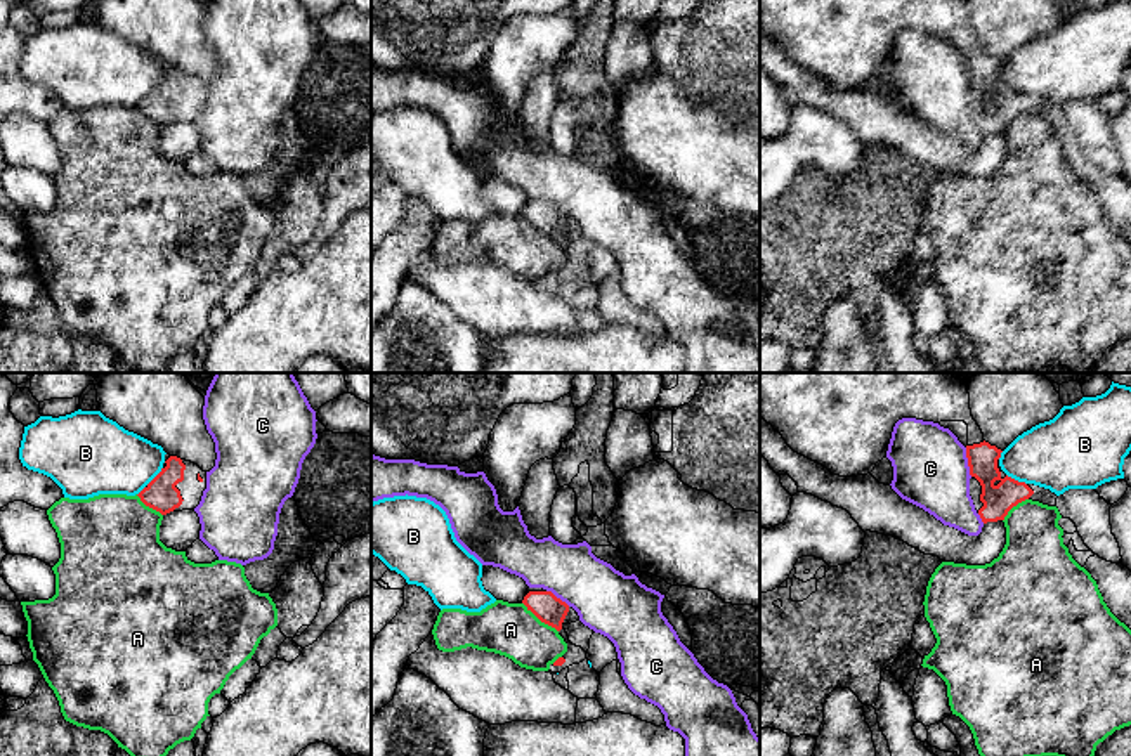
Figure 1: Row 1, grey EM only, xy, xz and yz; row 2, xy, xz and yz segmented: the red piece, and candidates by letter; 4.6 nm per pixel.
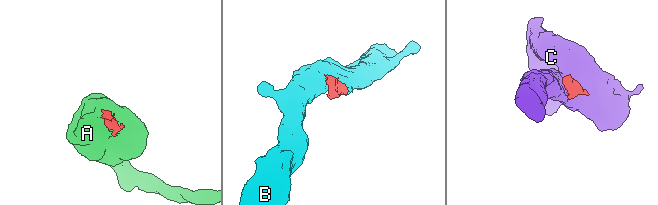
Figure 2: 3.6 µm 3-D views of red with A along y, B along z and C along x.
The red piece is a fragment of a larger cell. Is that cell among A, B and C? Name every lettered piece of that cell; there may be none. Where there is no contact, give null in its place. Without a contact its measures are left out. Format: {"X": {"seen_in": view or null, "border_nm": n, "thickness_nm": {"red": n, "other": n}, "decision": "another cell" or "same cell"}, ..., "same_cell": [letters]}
{"A": {"seen_in": "xz", "border_nm": 220, "thickness_nm": {"red": 140, "other": 240}, "decision": "another cell"}, "B": {"seen_in": "xy", "border_nm": 180, "thickness_nm": {"red": 150, "other": 340}, "decision": "another cell"}, "C": {"seen_in": "yz", "border_nm": 140, "thickness_nm": {"red": 140, "other": 360}, "decision": "another cell"}, "same_cell": []}

